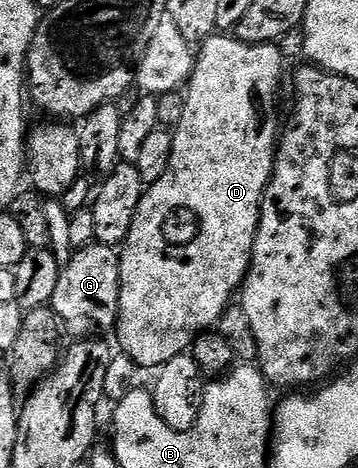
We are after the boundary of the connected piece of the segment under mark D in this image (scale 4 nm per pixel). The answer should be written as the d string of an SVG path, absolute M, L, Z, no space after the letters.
M212 36L198 47L197 57L194 59L194 70L190 81L185 86L187 107L184 108L183 115L179 118L179 127L173 130L171 158L168 160L166 169L146 187L136 215L133 216L127 241L122 244L119 256L121 284L119 285L119 320L117 323L118 349L127 354L139 368L162 368L167 362L182 355L200 334L210 331L218 323L227 307L232 305L234 298L231 297L234 294L236 297L240 293L243 283L247 280L247 272L251 269L255 233L259 227L259 210L263 207L263 194L271 182L271 173L275 170L277 139L281 134L279 114L275 111L275 105L279 102L279 85L283 82L283 54L278 50L279 48L275 44L266 46L245 44L234 36Z

